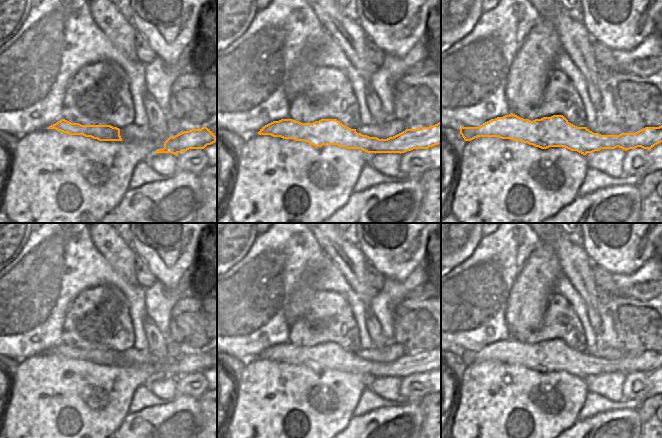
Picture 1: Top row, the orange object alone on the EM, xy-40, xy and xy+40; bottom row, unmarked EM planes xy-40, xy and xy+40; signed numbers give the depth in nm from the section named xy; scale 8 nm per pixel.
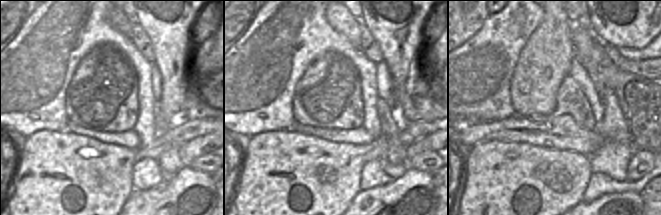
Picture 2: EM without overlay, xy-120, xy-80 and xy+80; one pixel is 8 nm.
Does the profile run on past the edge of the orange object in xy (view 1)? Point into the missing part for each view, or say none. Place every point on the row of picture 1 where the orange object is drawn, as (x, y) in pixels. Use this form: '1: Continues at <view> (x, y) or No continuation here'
1: No continuation here

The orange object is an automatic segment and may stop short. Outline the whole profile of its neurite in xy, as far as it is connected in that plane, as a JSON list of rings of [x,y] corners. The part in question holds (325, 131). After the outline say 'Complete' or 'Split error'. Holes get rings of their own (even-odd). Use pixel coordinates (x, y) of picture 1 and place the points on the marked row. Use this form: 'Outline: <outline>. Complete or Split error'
Outline: [[[293,119],[273,121],[260,129],[259,135],[305,141],[315,147],[337,145],[347,149],[361,149],[367,153],[405,153],[413,149],[428,149],[441,144],[441,122],[429,127],[406,129],[387,139],[357,133],[337,119],[321,119],[301,123]]]. Complete

